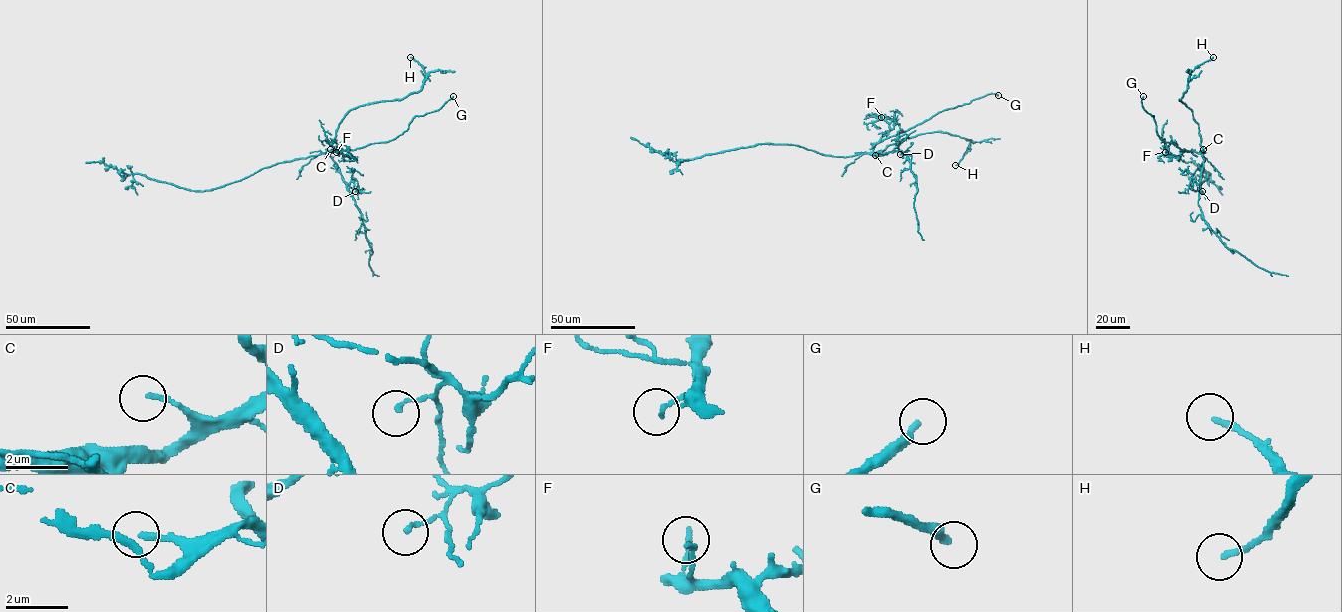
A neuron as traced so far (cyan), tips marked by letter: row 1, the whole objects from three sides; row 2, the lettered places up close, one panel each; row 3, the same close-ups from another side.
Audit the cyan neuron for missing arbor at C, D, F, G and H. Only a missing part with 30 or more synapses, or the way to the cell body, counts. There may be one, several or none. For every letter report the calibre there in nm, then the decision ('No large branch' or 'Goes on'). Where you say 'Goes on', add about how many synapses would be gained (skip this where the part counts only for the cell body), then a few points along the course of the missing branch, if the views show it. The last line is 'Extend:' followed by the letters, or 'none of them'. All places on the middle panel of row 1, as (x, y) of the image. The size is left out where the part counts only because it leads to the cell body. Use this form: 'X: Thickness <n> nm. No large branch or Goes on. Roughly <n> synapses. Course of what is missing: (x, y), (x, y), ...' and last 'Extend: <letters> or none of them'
C: Thickness 150 nm. Goes on. Roughly 45 synapses. Course of what is missing: (875, 155), (861, 135), (864, 126)
D: Thickness 130 nm. No large branch
F: Thickness 140 nm. No large branch
G: Thickness 280 nm. Goes on
H: Thickness 170 nm. No large branch
Extend: C, G

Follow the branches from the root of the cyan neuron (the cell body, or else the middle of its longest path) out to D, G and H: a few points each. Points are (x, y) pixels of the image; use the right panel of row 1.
D: (1204, 161), (1201, 153), (1203, 167), (1198, 188), (1202, 191)
G: (1204, 161), (1200, 152), (1182, 150), (1160, 138), (1153, 116), (1142, 106), (1143, 96)
H: (1204, 161), (1198, 124), (1192, 111), (1179, 100), (1187, 89), (1190, 73), (1213, 57)

